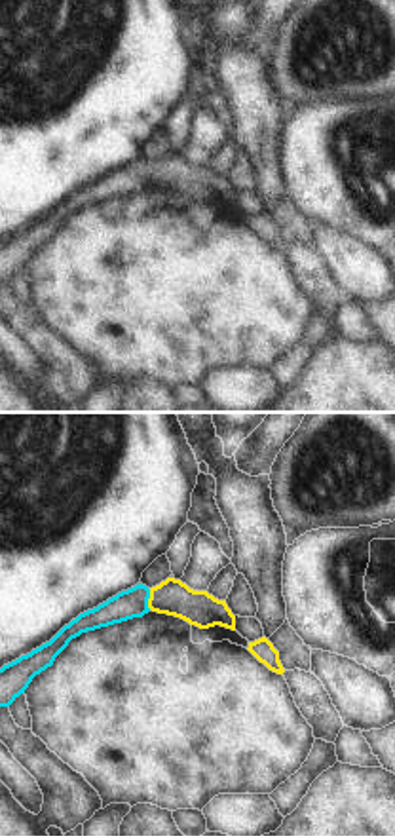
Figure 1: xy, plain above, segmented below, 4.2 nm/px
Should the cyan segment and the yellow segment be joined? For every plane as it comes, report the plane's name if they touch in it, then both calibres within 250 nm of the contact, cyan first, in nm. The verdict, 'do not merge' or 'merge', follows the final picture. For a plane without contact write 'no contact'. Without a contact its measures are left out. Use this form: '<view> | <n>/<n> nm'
xy | 130/150 nm

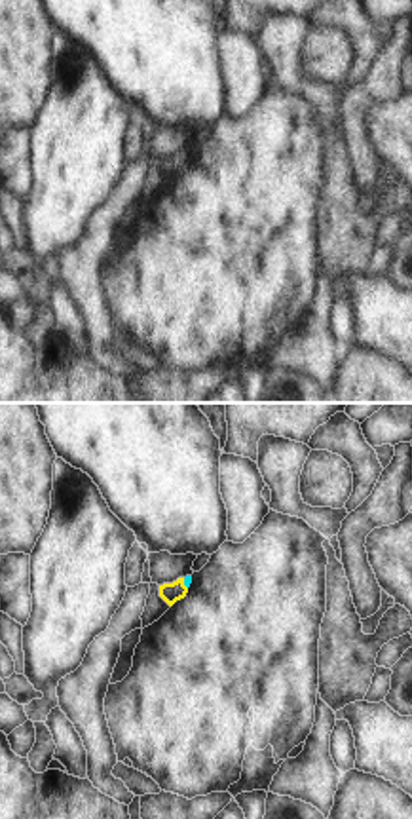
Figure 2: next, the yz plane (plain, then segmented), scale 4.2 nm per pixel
yz | 30/80 nm

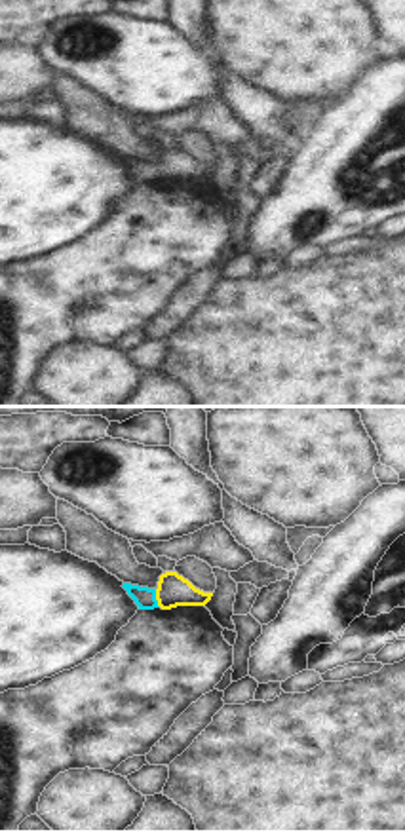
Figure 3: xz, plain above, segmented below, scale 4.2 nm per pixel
xz | 90/140 nm

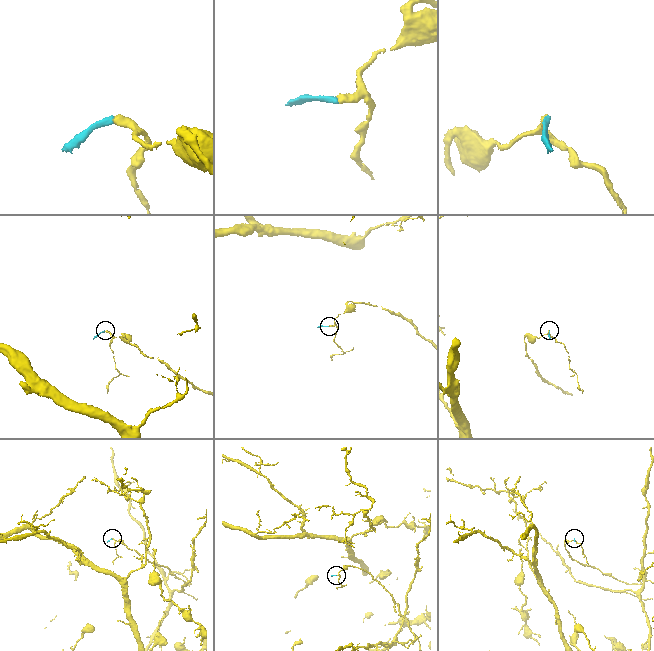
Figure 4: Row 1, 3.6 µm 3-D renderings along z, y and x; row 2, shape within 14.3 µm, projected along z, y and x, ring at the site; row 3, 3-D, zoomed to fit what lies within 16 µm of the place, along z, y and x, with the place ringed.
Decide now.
merge

